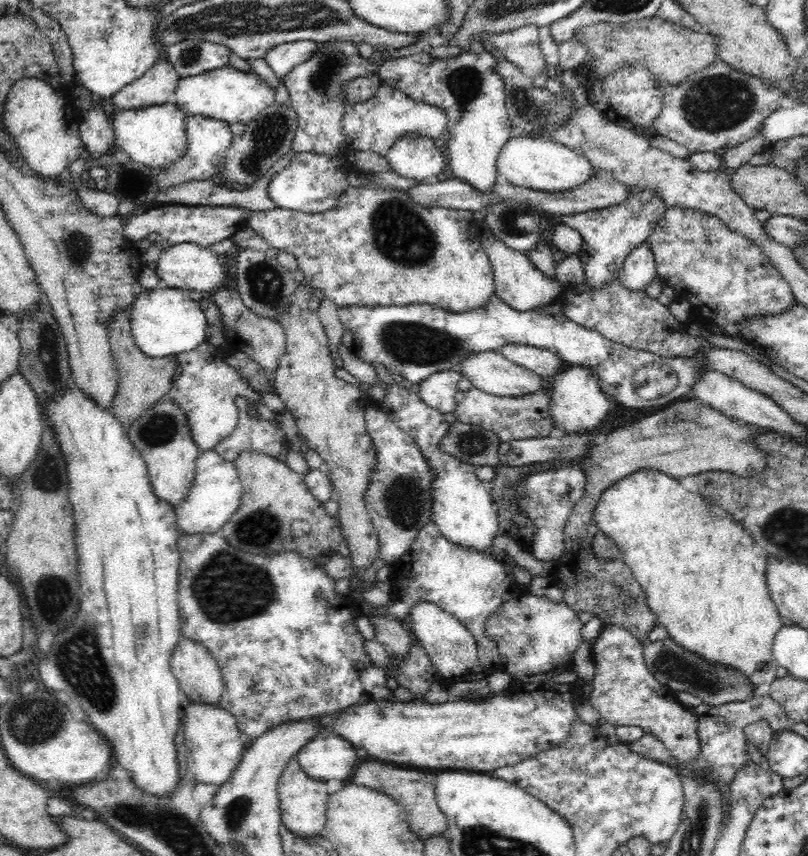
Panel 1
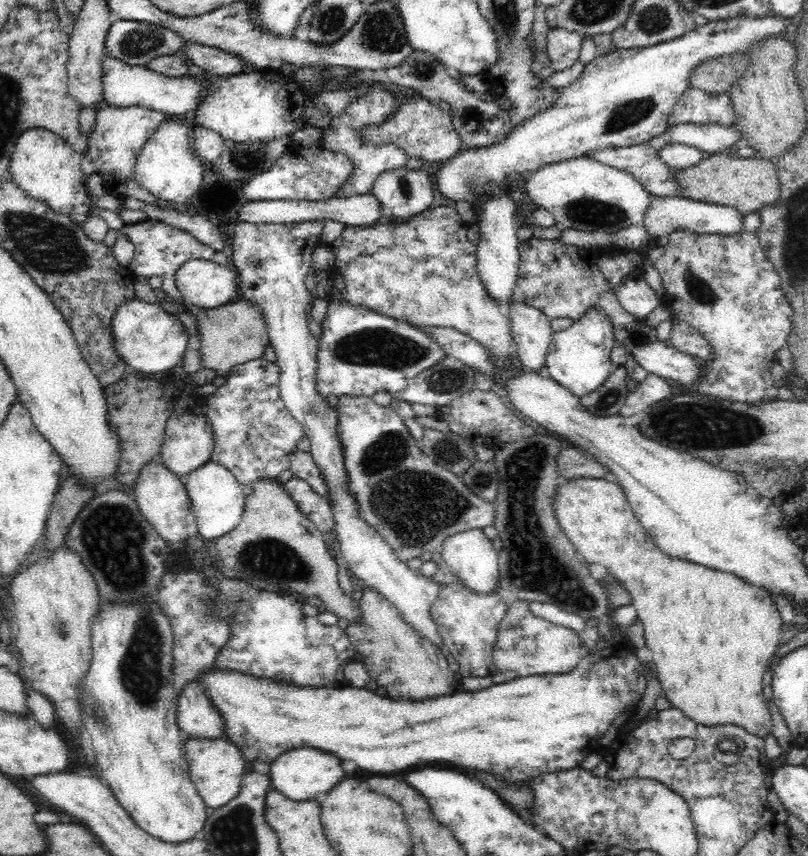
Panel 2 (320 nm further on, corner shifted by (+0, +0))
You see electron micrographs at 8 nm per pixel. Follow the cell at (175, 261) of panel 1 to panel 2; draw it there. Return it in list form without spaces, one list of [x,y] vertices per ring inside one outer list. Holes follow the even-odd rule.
[[[188,260],[176,270],[174,284],[178,286],[181,298],[194,309],[216,308],[232,303],[241,296],[236,284],[237,272],[227,265],[220,265],[210,260]]]

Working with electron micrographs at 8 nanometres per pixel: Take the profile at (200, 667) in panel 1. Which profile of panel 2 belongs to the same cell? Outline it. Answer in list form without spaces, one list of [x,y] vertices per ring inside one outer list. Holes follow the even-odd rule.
[[[195,680],[185,684],[177,698],[177,725],[189,738],[216,740],[225,734],[220,711]]]

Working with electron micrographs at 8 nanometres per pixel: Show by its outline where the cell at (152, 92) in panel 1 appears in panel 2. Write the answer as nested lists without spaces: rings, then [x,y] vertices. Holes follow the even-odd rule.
[[[104,105],[96,110],[96,124],[87,137],[89,156],[93,163],[93,171],[103,178],[106,191],[116,197],[118,194],[130,198],[152,198],[148,192],[139,191],[139,185],[134,176],[137,157],[140,150],[161,122],[167,116],[163,112],[144,108],[143,106],[128,106],[114,108]]]

